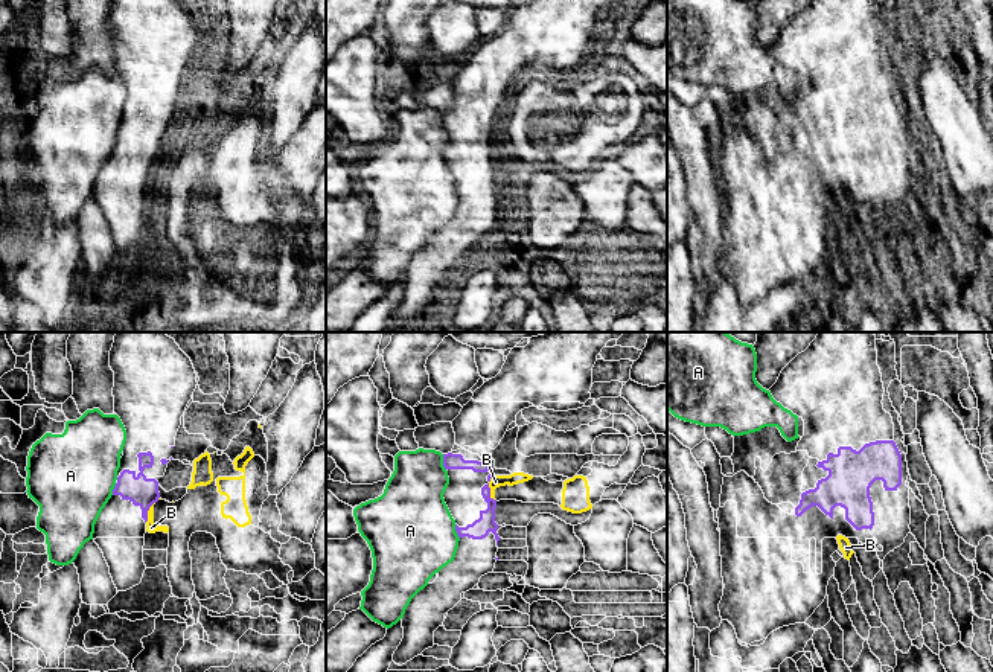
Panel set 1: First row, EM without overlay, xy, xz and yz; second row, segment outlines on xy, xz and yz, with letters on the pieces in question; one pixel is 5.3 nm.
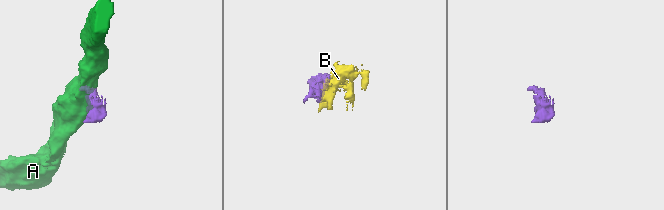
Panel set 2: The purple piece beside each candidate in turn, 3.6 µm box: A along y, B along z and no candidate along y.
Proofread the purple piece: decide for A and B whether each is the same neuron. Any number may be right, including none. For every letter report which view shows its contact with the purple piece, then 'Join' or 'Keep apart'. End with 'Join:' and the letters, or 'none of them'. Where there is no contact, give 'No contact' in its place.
A: Touches purple in xz. Keep apart
B: Touches purple in xz. Keep apart
Join: none of them

